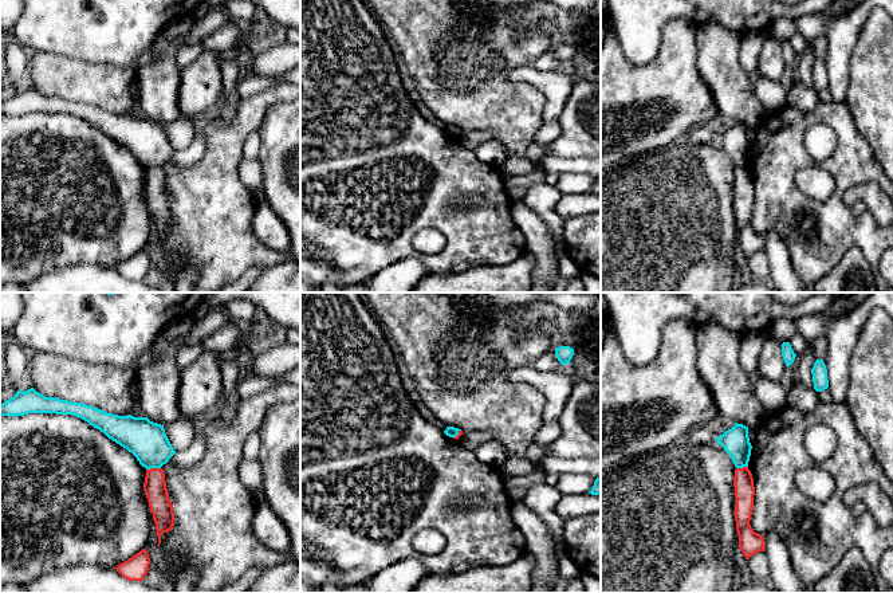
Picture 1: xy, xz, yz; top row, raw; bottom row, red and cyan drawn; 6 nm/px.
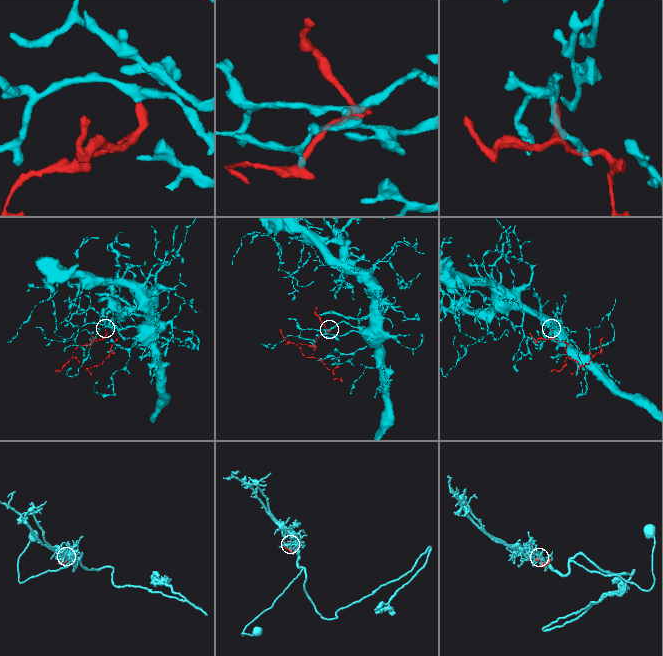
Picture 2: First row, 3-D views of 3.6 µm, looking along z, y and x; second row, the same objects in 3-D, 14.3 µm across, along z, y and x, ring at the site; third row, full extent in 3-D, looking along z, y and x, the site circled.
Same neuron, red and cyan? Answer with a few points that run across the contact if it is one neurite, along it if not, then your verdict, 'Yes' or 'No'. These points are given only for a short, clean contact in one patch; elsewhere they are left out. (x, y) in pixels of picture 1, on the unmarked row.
Yes

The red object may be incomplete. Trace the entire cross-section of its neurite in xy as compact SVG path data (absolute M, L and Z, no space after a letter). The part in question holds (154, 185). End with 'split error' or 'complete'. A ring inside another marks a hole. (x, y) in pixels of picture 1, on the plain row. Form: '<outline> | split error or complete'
M34 87L17 90L13 97L0 103L0 115L24 115L28 113L72 114L103 131L109 138L131 152L146 168L143 191L156 223L158 246L161 235L173 229L174 212L169 200L165 173L161 168L176 153L164 125L147 117L118 115L91 105L46 97Z | split error

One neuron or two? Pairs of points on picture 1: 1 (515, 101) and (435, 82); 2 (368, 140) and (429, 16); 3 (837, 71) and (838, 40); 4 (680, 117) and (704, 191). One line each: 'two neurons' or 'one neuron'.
1: one neuron
2: two neurons
3: one neuron
4: two neurons

